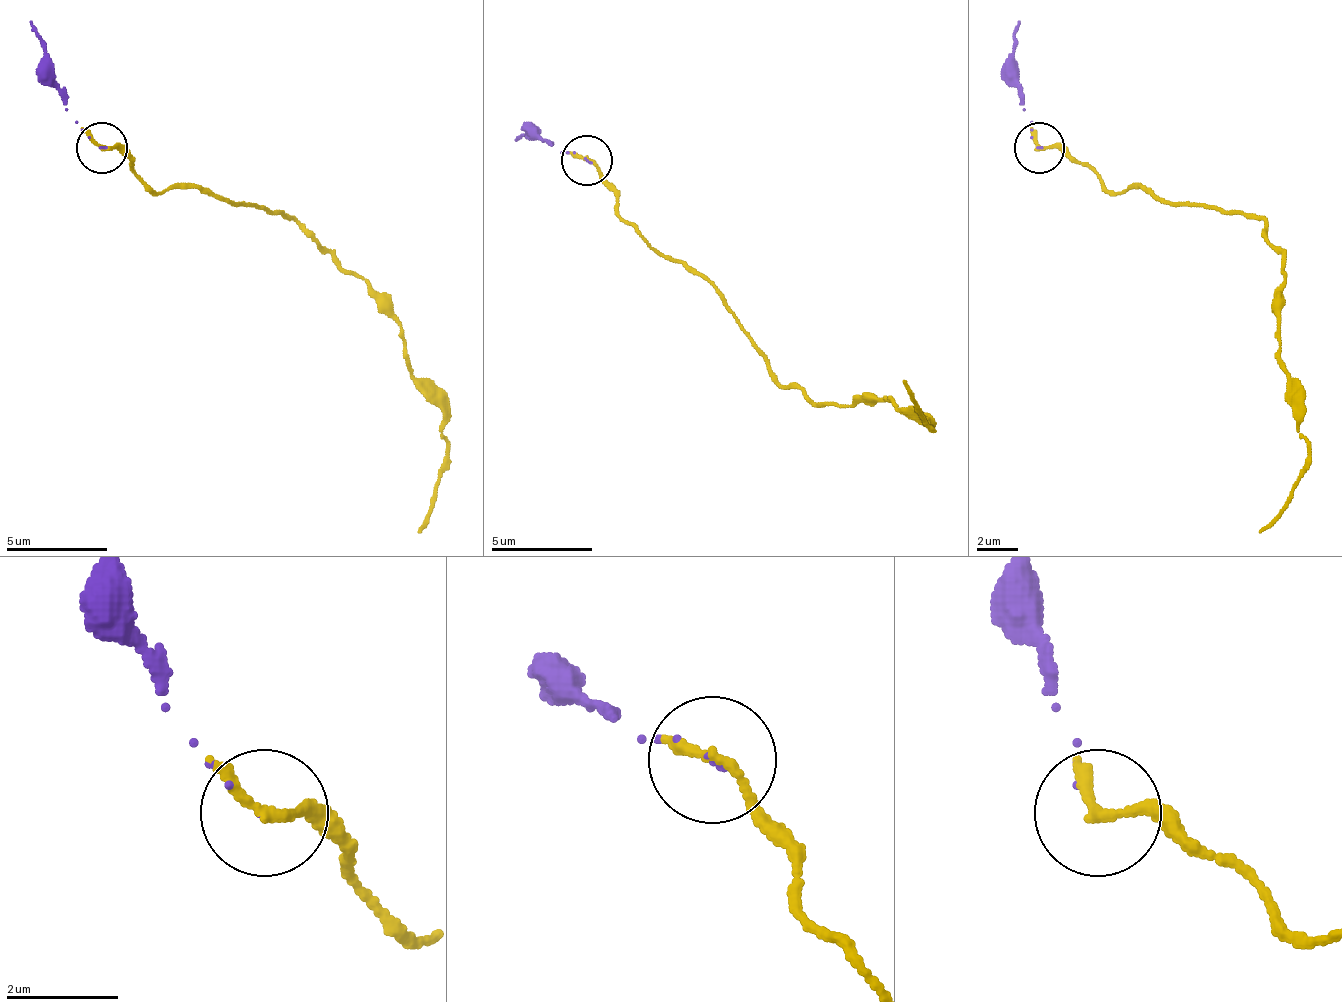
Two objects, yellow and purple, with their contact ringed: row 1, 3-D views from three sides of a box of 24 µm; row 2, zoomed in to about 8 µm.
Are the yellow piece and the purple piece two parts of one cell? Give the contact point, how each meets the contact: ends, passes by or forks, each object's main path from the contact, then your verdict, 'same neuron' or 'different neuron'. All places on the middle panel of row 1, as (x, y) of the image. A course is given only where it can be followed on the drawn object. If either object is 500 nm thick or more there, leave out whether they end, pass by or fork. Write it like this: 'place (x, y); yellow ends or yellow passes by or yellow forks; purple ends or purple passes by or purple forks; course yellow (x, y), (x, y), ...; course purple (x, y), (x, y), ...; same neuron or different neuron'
place (587, 160); yellow passes by; purple ends; course yellow (585, 161), (646, 237), (717, 293), (773, 374), (819, 405), (889, 399), (930, 420), (930, 430), (905, 379); course purple (585, 161), (550, 146), (540, 136), (514, 141); same neuron

